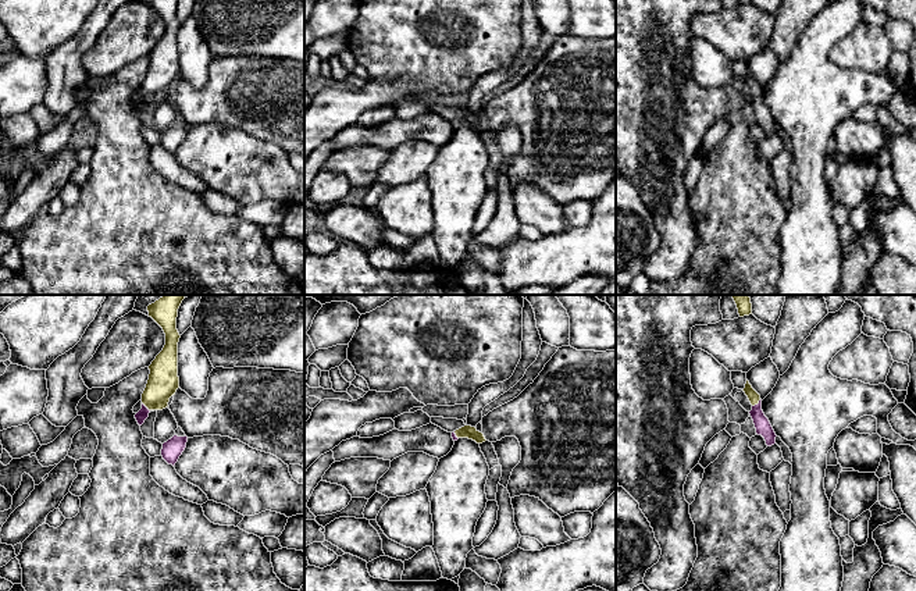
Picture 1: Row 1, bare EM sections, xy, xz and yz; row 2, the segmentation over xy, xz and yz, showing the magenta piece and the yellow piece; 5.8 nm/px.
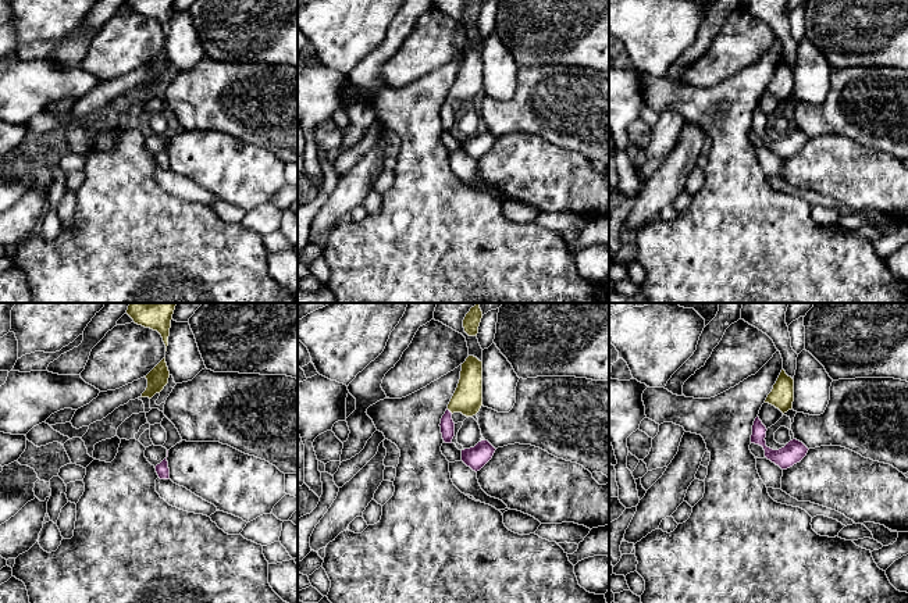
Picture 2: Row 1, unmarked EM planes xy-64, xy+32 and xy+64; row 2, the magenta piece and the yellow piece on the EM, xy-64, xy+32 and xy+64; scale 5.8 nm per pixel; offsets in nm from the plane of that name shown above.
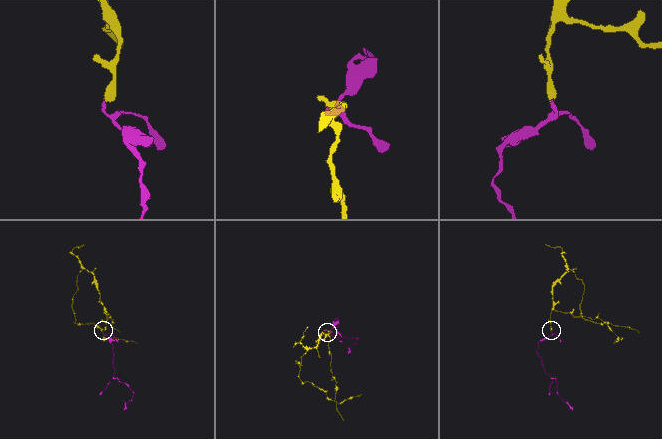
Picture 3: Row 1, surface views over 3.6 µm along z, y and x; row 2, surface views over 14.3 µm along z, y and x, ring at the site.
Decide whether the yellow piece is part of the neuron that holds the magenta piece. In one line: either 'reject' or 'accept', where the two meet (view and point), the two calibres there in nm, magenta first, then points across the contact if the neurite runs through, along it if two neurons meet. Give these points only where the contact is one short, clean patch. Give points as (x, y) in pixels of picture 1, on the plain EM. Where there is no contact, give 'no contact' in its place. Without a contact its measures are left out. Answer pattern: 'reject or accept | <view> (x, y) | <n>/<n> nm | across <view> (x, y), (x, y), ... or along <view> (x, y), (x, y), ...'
accept | yz (758, 92) | 90/70 nm | across yz (762, 113), (758, 104), (758, 92), (754, 85)

